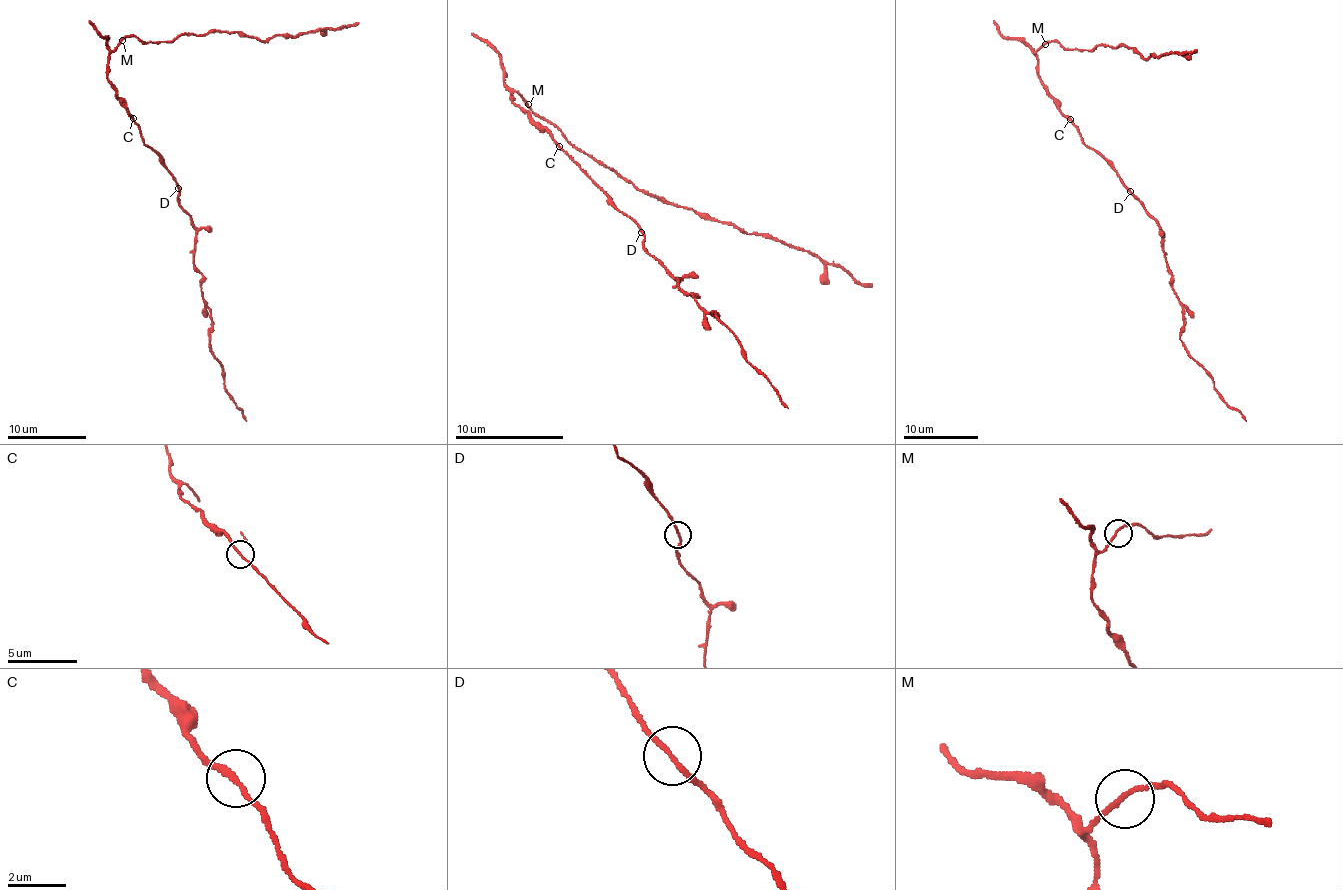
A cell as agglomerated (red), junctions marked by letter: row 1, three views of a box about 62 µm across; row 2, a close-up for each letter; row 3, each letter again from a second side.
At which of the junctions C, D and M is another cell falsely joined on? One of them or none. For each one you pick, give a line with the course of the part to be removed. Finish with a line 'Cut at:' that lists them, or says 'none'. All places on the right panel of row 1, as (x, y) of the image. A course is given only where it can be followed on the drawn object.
Cut at: D

